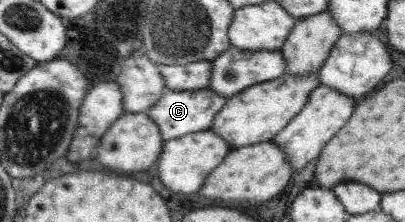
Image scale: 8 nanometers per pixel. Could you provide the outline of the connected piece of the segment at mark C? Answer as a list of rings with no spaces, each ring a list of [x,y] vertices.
[[[167,89],[161,99],[153,104],[146,114],[159,127],[163,140],[170,140],[185,134],[209,130],[211,124],[213,124],[213,118],[225,106],[225,102],[223,96],[216,95],[209,89],[192,91],[172,91]]]

